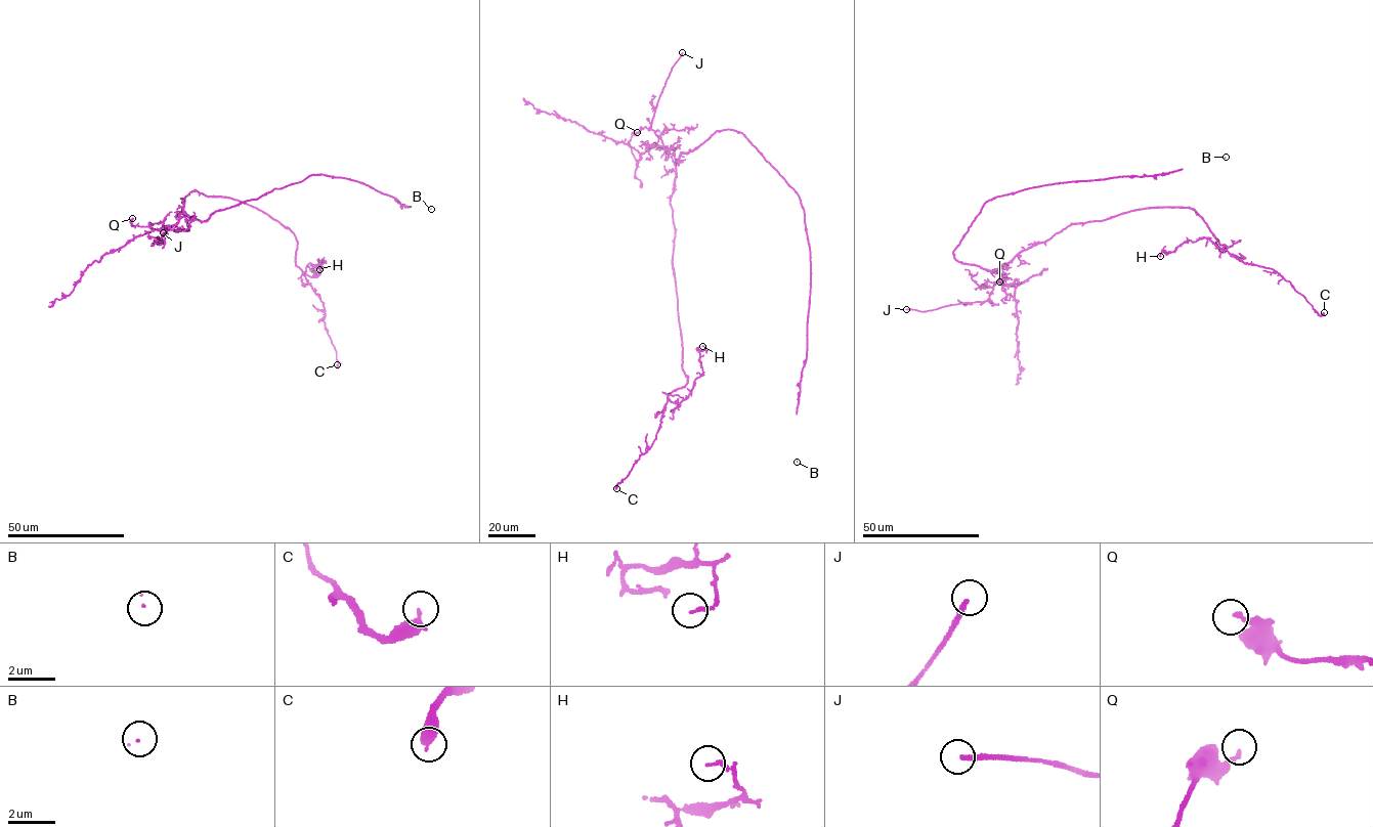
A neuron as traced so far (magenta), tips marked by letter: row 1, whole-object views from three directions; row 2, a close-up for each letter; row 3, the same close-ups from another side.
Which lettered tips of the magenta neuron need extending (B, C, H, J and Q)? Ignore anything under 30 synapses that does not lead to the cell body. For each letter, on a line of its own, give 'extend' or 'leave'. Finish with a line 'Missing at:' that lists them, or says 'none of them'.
B: extend
C: leave
H: leave
J: extend
Q: leave
Missing at: B, J

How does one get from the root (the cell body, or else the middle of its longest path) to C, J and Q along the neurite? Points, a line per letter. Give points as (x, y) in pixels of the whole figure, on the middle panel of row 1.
C: (678, 159), (670, 202), (675, 230), (673, 266), (687, 382), (669, 392), (651, 446), (635, 461), (616, 488)
J: (678, 159), (650, 127), (666, 80), (682, 52)
Q: (678, 159), (673, 149), (656, 145), (650, 146), (637, 161), (629, 143), (637, 132)

